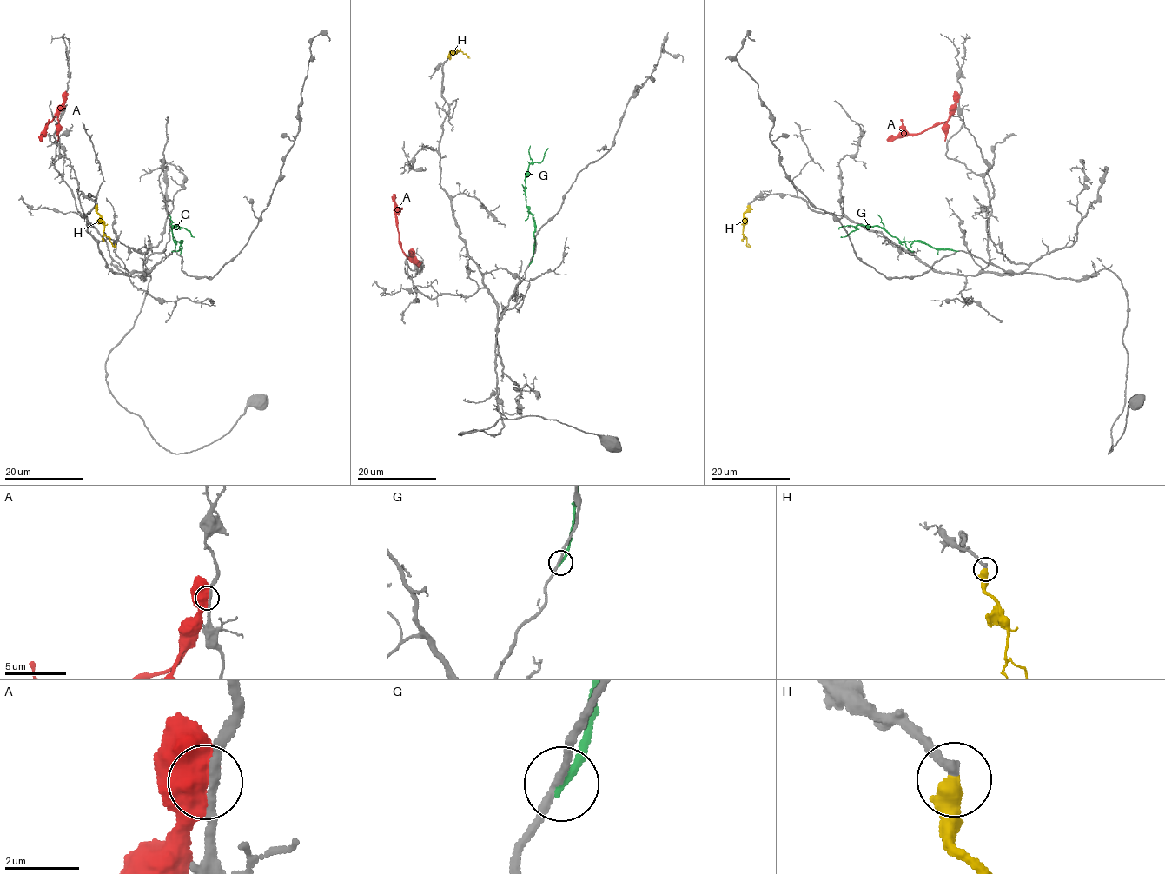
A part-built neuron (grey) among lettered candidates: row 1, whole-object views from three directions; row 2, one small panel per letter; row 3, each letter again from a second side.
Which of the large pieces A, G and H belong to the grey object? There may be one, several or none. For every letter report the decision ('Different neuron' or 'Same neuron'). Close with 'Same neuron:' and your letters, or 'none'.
A: Different neuron
G: Different neuron
H: Same neuron
Same neuron: H

